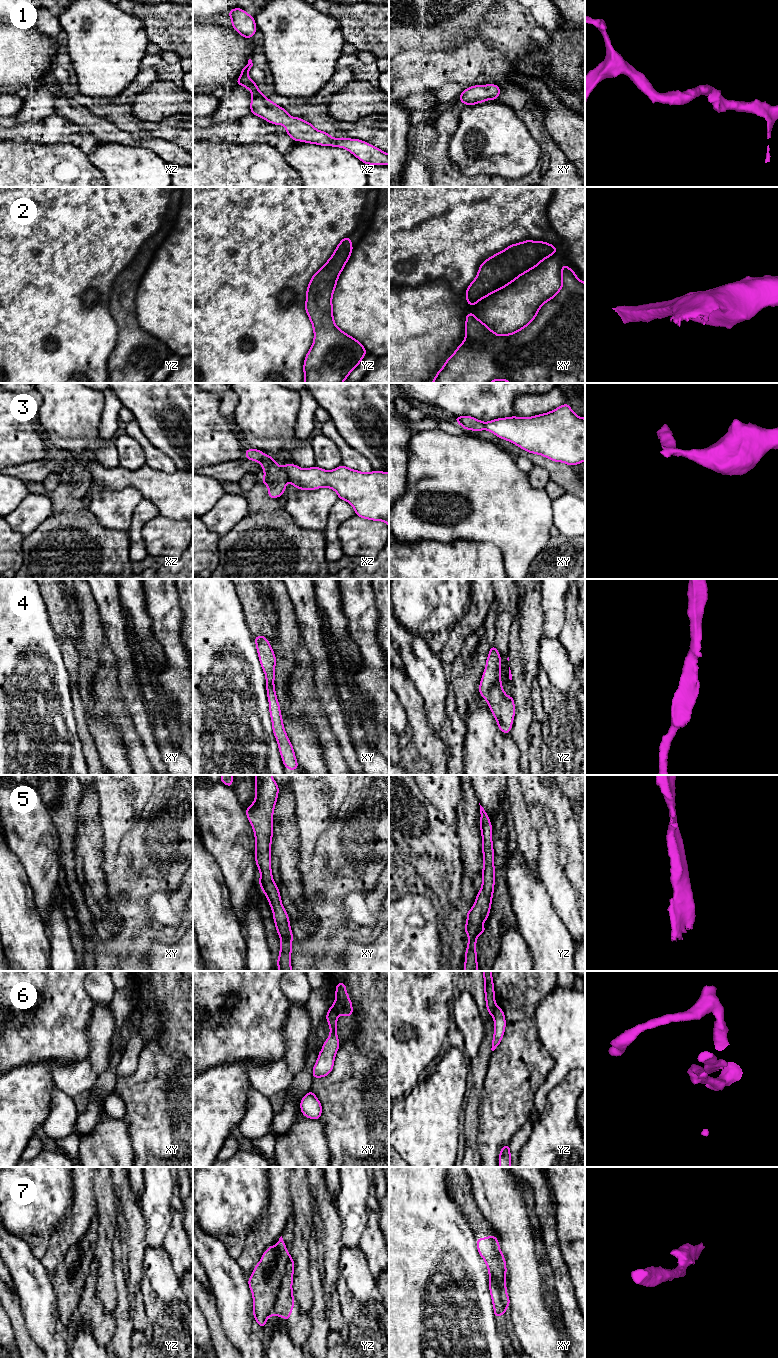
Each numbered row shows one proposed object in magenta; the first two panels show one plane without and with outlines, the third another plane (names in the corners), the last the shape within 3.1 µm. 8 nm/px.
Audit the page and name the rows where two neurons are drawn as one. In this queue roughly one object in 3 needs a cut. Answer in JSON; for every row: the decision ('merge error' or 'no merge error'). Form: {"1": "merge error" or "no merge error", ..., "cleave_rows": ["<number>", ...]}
{"1": "no merge error", "2": "no merge error", "3": "merge error", "4": "no merge error", "5": "no merge error", "6": "merge error", "7": "merge error", "cleave_rows": ["3", "6", "7"]}

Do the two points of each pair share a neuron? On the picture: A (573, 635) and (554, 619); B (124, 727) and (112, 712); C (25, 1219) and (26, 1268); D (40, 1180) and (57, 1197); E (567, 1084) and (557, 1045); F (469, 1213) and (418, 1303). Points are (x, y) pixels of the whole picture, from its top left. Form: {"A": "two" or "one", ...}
{"A": "two", "B": "one", "C": "two", "D": "one", "E": "two", "F": "two"}

